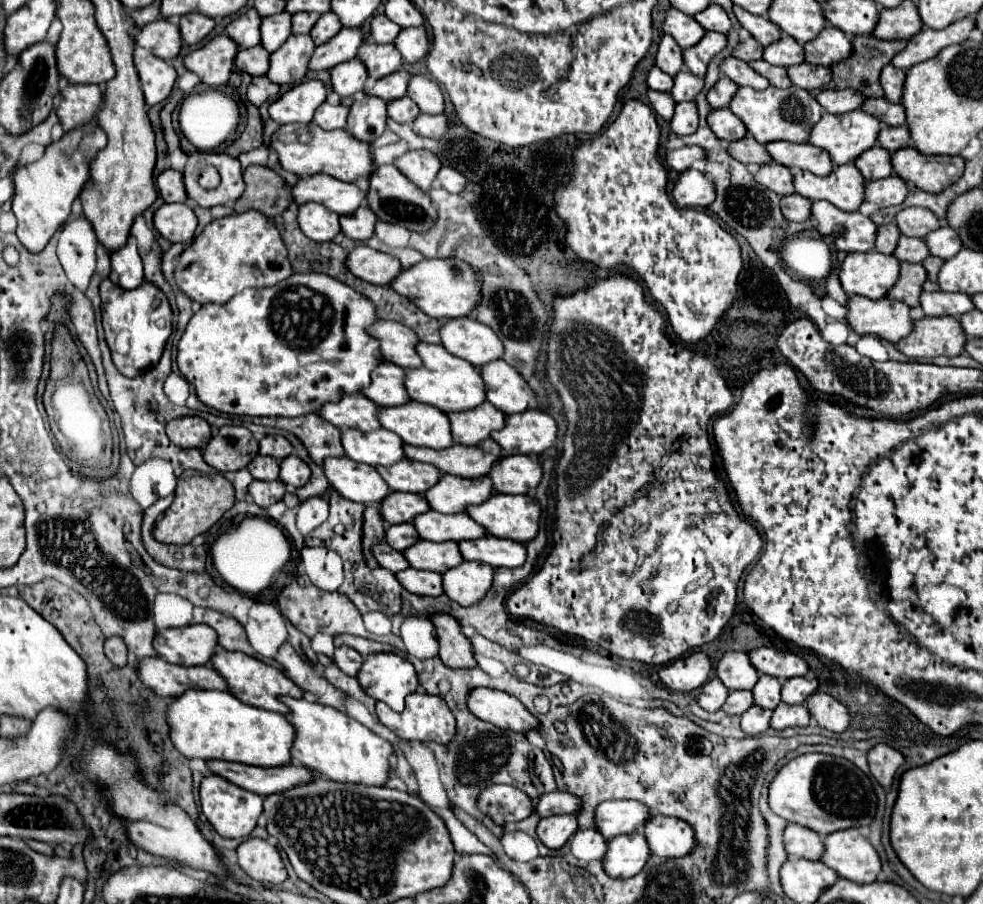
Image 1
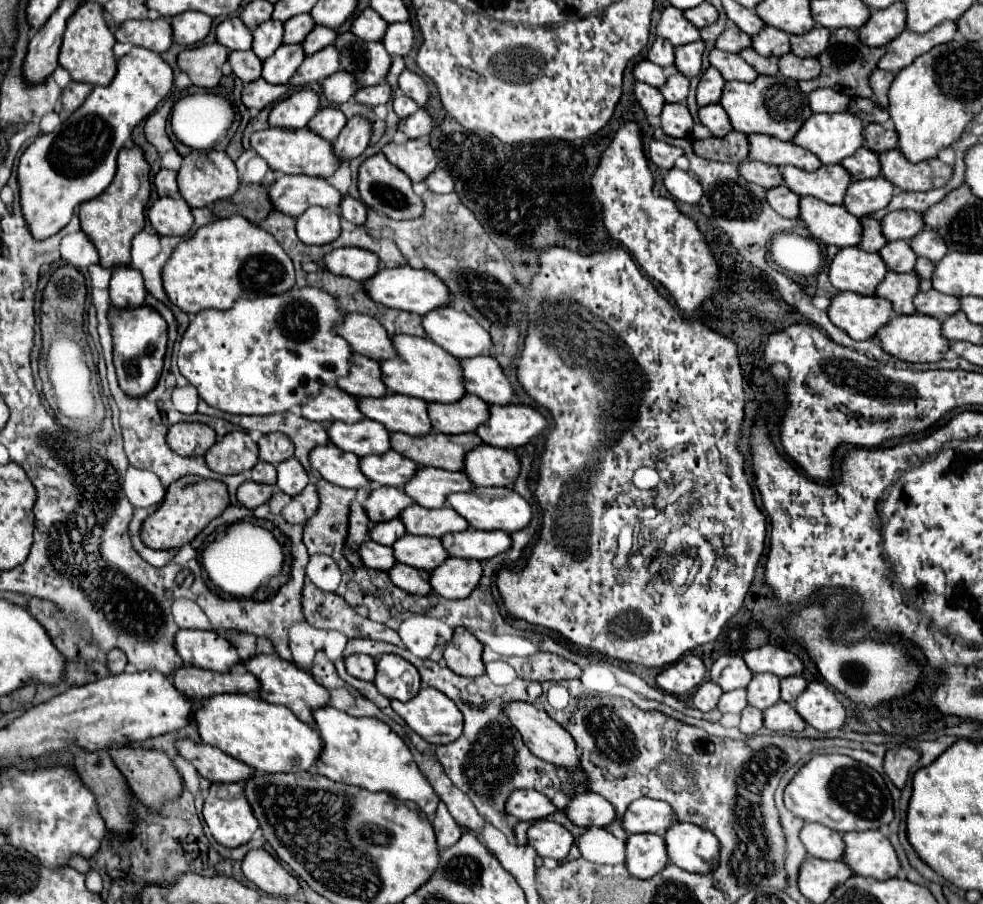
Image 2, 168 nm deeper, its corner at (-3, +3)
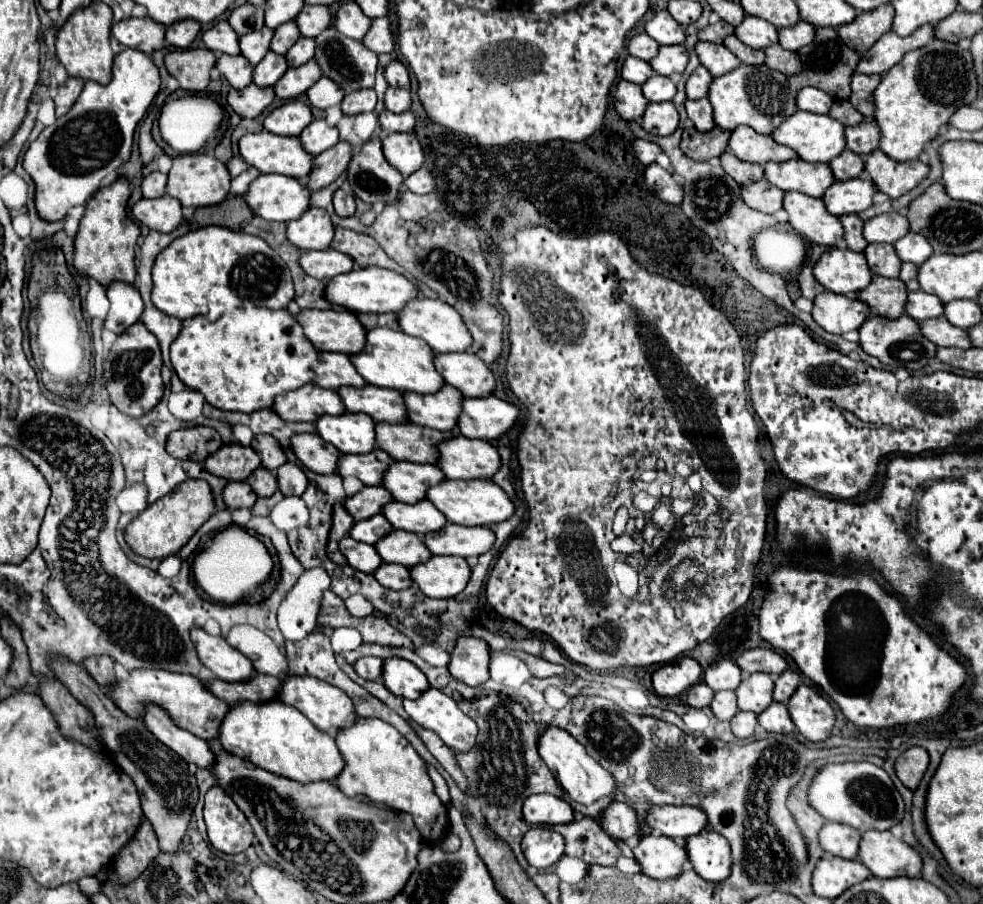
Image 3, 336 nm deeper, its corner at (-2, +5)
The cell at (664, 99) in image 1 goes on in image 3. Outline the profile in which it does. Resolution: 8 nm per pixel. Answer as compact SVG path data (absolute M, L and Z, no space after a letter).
M619 80L615 88L615 110L623 120L637 120L643 114L647 100L643 100L641 86L635 86L627 80Z

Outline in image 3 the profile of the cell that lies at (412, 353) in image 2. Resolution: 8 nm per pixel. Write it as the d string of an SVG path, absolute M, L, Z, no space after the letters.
M373 328L367 330L367 344L359 354L349 354L353 366L357 372L367 380L367 384L381 386L381 388L393 388L393 390L407 390L407 392L419 392L419 394L431 394L437 392L445 382L435 372L433 366L433 350L423 342L421 338L411 338L399 330L391 328Z

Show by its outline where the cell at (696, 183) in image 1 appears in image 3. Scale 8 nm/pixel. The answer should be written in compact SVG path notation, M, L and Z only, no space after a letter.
M649 164L643 170L643 180L647 184L647 188L663 202L669 204L679 204L683 200L683 188L679 188L679 184L675 182L673 174L663 170L657 164Z

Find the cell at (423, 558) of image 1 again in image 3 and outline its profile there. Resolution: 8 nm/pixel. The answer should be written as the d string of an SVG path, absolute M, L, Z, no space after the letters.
M391 530L375 544L375 550L383 562L401 564L405 568L413 568L415 564L427 562L431 558L431 552L427 552L421 536L403 530Z

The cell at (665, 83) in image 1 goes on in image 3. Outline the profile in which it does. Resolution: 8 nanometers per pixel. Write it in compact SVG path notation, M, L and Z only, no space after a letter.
M627 56L623 62L623 68L621 68L621 78L627 82L633 82L633 84L643 84L643 80L647 80L653 74L655 74L653 68L635 56Z

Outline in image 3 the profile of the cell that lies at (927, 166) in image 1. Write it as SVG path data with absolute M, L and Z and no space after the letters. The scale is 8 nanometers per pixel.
M873 150L865 160L865 172L879 192L887 194L889 198L899 198L915 188L923 176L927 176L927 164L919 160L895 162L889 156L883 156L883 152Z

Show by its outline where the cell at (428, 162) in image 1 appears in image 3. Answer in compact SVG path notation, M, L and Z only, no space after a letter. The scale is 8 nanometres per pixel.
M409 132L389 134L387 138L383 138L383 152L387 162L391 162L403 174L403 178L419 170L423 164L421 144Z

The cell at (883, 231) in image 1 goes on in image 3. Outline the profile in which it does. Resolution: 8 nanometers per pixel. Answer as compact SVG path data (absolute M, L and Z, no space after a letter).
M847 214L847 216L839 216L841 224L843 224L843 240L847 242L849 250L855 252L863 252L867 242L863 240L863 220L859 220L859 216L855 214Z

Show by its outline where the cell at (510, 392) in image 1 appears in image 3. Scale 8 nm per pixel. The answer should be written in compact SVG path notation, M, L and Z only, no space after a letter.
M471 352L435 354L433 364L443 380L455 386L463 396L489 396L495 386L491 370Z

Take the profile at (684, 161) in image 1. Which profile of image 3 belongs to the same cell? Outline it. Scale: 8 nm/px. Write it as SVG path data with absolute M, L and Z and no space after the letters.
M635 140L635 142L633 142L633 150L635 150L637 160L639 160L641 164L645 164L645 166L651 164L651 162L655 162L655 156L661 154L661 152L659 152L659 146L653 144L653 142L647 142L647 140Z

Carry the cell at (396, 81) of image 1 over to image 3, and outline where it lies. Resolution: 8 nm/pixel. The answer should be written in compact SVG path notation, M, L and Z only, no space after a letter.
M359 90L359 92L345 94L345 98L341 102L341 110L343 110L343 114L357 116L361 112L373 112L375 104L377 104L375 90Z

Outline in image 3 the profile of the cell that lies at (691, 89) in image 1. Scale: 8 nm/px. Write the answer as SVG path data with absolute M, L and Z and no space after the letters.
M653 74L651 78L647 78L643 84L641 84L641 90L643 90L643 96L649 100L649 102L665 102L665 100L671 100L675 96L675 84L671 78L665 78L665 76L659 76L659 74Z

